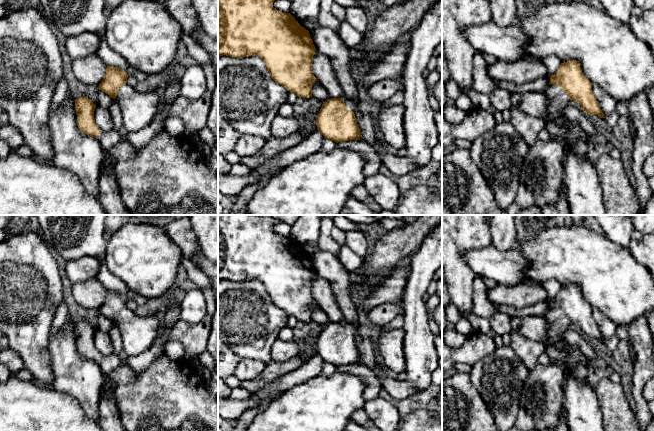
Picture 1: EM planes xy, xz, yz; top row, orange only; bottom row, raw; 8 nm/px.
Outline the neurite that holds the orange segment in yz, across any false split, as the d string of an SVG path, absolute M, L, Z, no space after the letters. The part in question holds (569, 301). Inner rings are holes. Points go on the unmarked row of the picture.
M576 284L561 287L544 315L548 338L545 348L556 349L556 343L567 344L565 331L573 324L590 339L604 342L599 326L592 316L592 307L583 298L580 287Z

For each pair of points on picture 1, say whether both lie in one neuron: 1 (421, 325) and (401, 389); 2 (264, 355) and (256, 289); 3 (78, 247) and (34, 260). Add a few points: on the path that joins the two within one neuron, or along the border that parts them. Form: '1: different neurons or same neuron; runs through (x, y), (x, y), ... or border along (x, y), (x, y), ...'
1: different neurons; border along (406, 379), (421, 391)
2: same neuron; runs through (256, 339), (256, 305)
3: different neurons; border along (42, 239), (51, 247), (54, 253)

